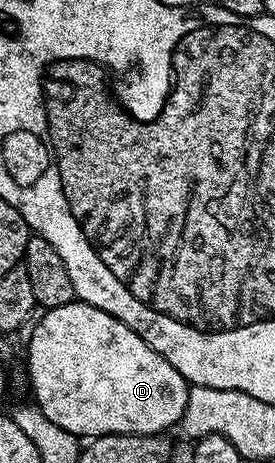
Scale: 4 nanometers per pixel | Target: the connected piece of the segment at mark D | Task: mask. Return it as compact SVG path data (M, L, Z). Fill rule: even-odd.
M76 299L63 307L46 309L40 315L42 316L41 322L34 327L33 334L29 337L29 385L33 388L32 400L43 411L43 415L47 415L47 419L51 419L51 423L63 427L63 431L75 434L78 439L92 439L108 433L164 434L169 431L165 429L171 428L172 425L174 428L180 422L183 407L187 407L187 395L191 388L189 382L183 379L183 375L179 375L179 371L175 371L175 367L171 367L171 363L167 363L167 359L163 359L163 355L156 353L145 338L140 337L135 331L131 331L131 327L127 327L127 323L115 319L110 313L99 307Z

